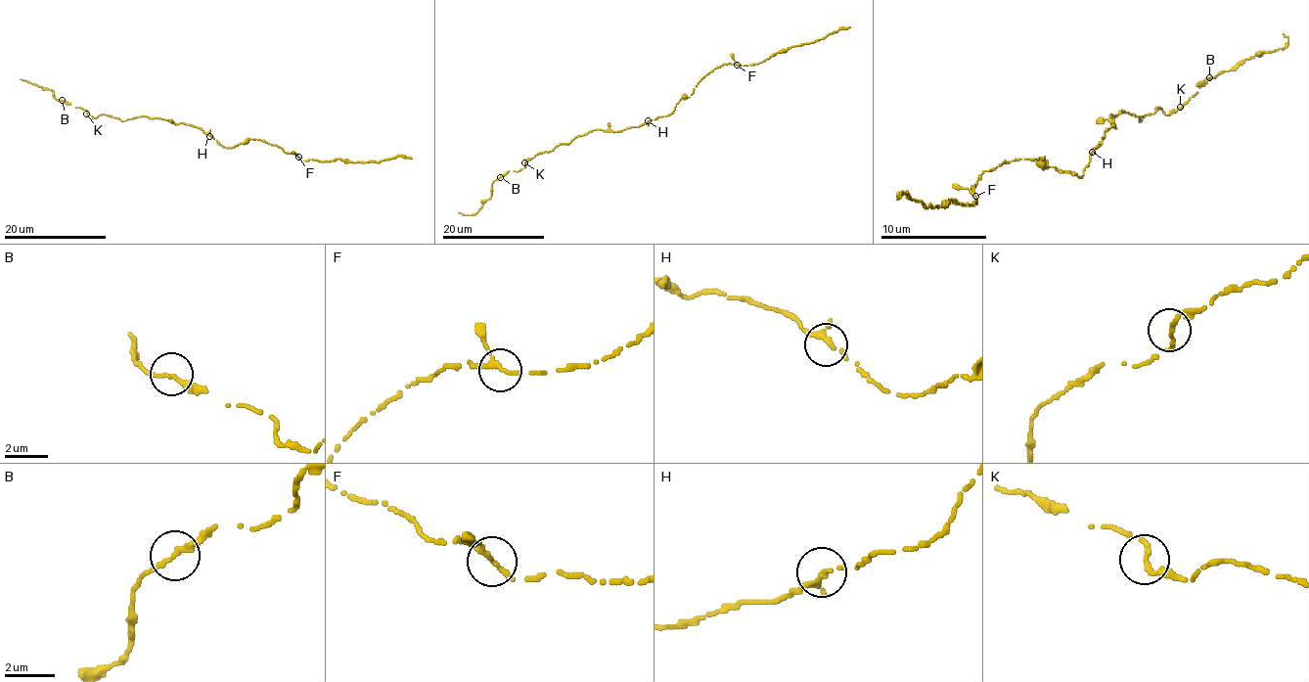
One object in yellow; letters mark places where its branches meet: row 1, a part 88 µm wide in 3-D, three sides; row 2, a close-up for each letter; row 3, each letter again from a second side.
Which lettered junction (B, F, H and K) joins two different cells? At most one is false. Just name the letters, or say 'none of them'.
none of them

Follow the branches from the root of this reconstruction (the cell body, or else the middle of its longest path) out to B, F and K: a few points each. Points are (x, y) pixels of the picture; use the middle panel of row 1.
B: (650, 120), (616, 132), (592, 129), (550, 152), (539, 153), (522, 169), (508, 170), (500, 177)
F: (650, 120), (669, 115), (675, 104), (682, 98), (690, 96), (696, 85), (714, 68), (727, 63), (737, 65)
K: (650, 120), (616, 132), (592, 129), (575, 136), (568, 144), (557, 145), (550, 152), (539, 153), (524, 162)

